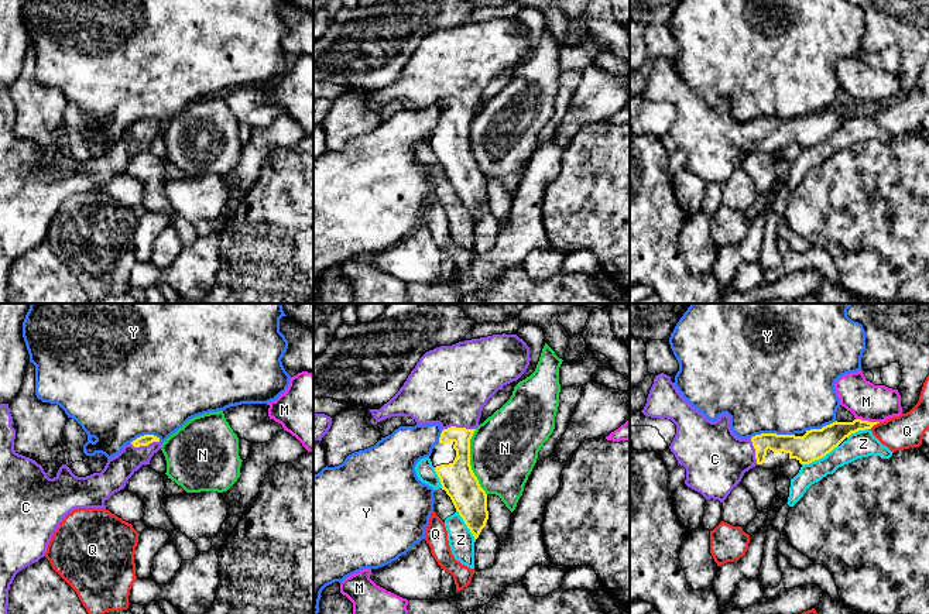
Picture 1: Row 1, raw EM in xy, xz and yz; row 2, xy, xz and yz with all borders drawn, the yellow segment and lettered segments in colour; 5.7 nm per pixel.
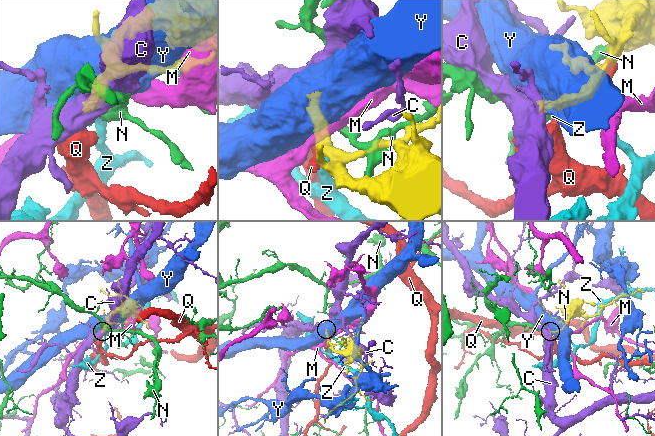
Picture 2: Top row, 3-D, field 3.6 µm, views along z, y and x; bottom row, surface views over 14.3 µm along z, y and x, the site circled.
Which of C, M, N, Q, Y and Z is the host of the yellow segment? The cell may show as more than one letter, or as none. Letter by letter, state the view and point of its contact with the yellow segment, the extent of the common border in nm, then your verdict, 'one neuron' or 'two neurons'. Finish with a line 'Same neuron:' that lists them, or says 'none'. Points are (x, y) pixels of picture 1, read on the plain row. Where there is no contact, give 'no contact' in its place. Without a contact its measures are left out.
C: contact xz (458, 112); length 190 nm; one neuron
M: contact yz (867, 105); length 140 nm; two neurons
N: contact xz (469, 146); length 380 nm; two neurons
Q: contact yz (874, 107); length 80 nm; two neurons
Y: contact yz (772, 117); length 240 nm; two neurons
Z: contact yz (819, 141); length 240 nm; two neurons
Same neuron: C

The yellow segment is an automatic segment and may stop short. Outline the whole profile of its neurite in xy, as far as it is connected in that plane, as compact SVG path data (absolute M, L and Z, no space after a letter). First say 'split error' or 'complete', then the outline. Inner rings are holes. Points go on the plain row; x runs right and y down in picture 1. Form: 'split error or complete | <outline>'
split error | M0 88L0 303L7 303L8 274L16 258L45 240L47 230L64 205L76 192L106 192L104 185L126 171L127 164L161 133L162 126L154 119L144 119L126 128L123 134L107 144L100 157L78 161L62 148L54 162L49 162L35 144L14 134L16 113L11 110L8 88Z

